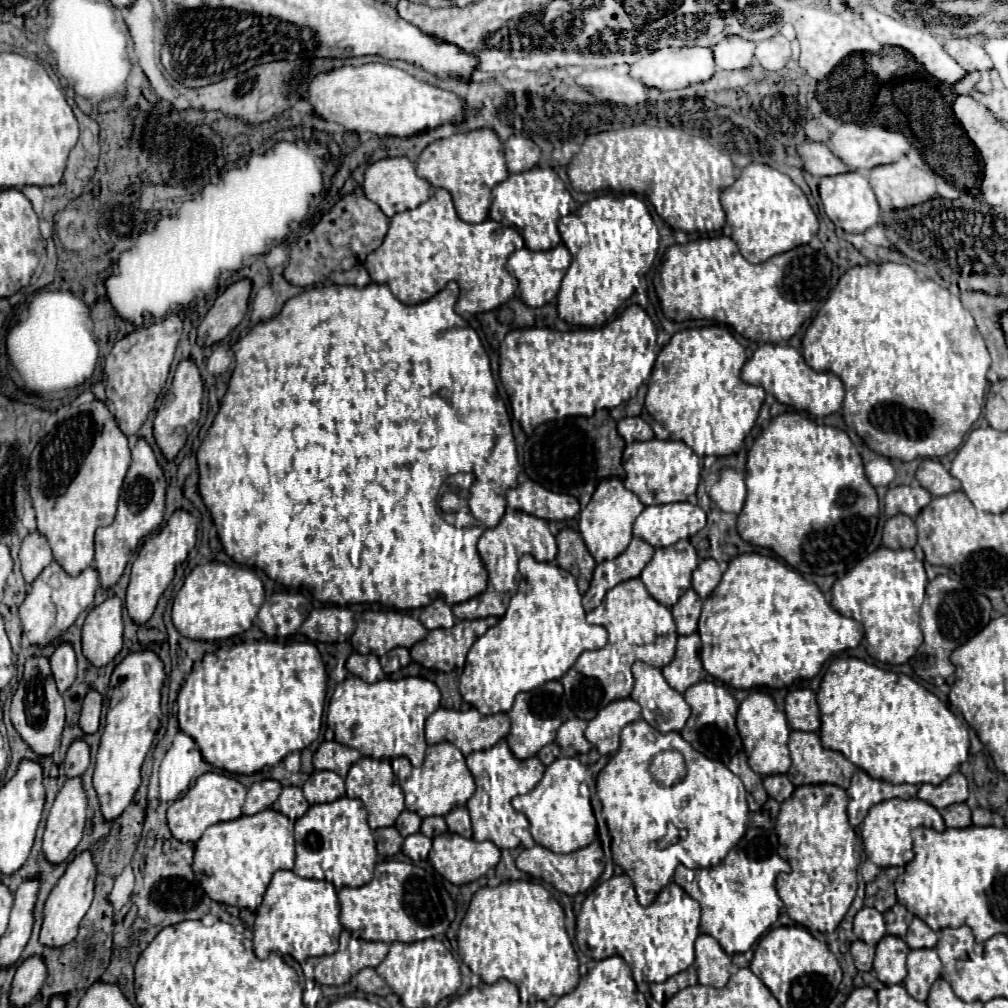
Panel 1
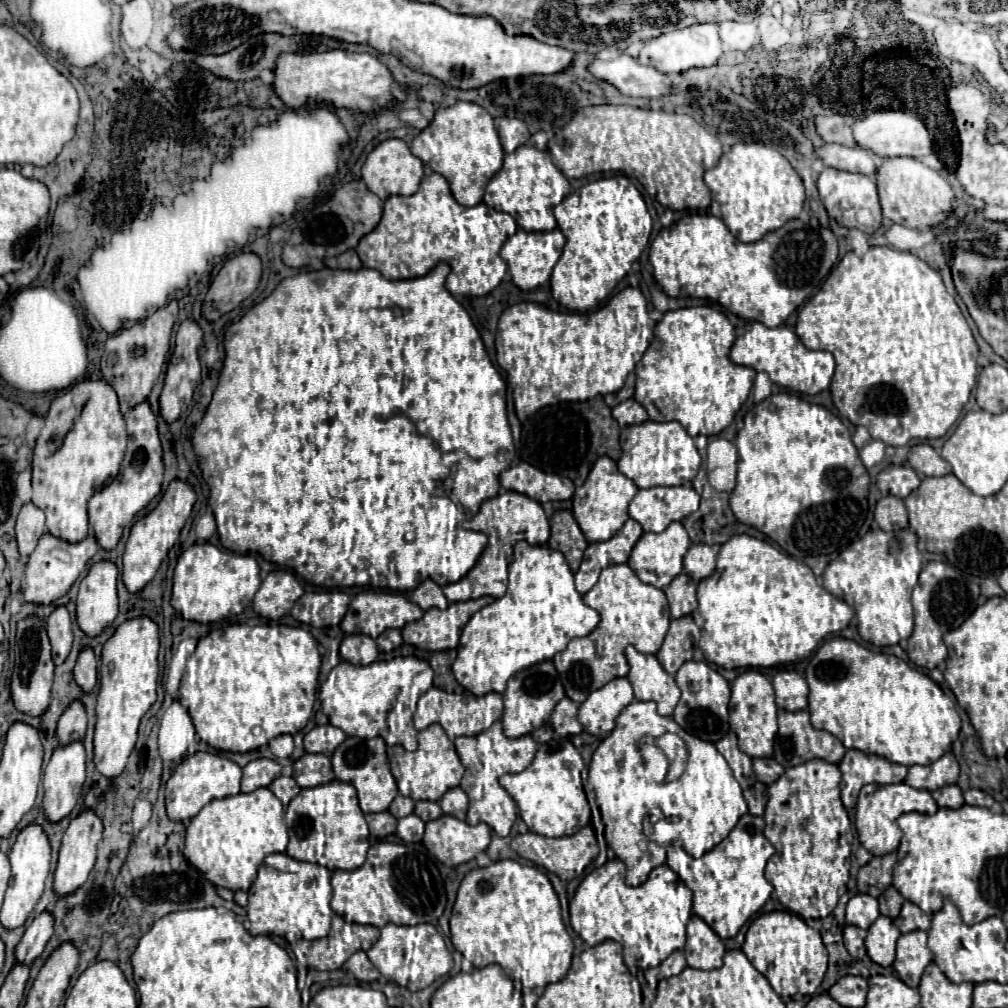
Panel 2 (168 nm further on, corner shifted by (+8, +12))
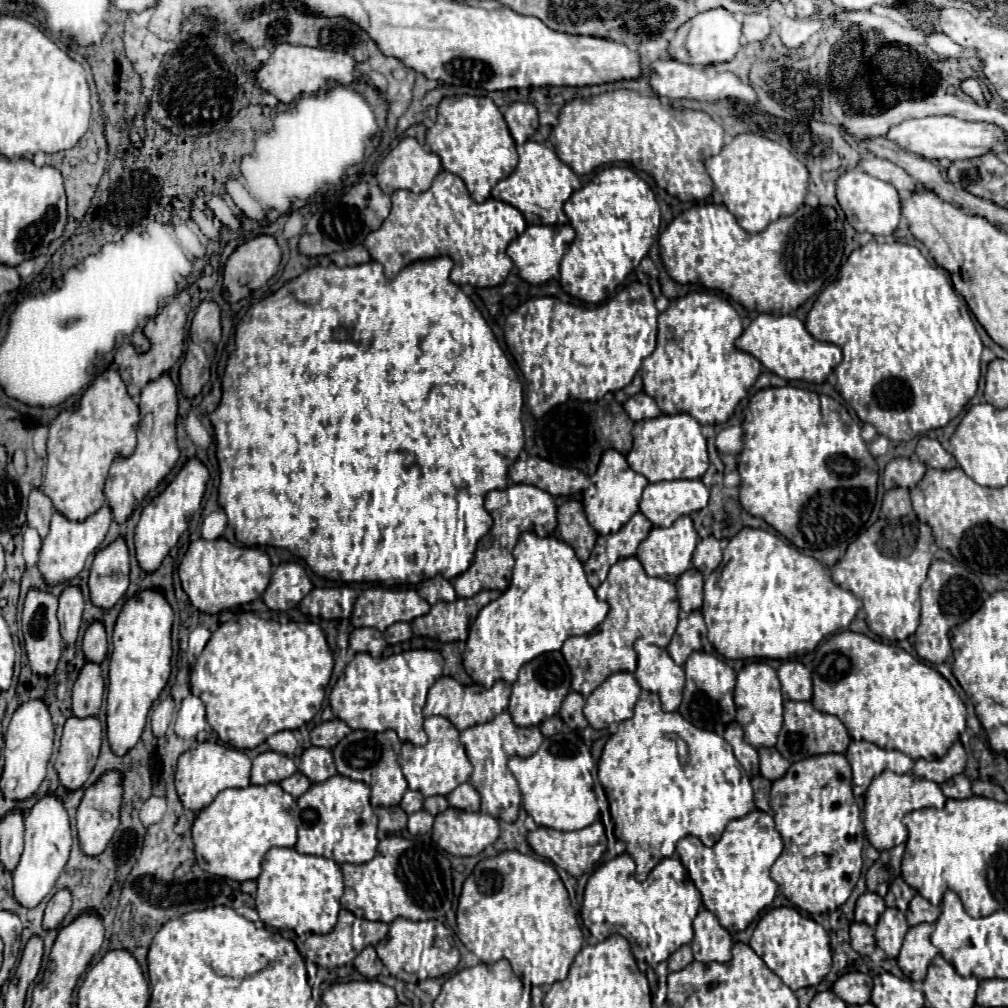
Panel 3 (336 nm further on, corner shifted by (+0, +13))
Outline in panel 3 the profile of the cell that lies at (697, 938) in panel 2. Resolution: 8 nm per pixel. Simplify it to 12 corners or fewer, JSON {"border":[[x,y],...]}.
{"border":[[702,908],[694,918],[698,962],[728,962],[732,938]]}

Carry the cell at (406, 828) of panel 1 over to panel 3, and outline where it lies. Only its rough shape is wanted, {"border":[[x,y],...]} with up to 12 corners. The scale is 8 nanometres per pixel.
{"border":[[408,790],[400,802],[406,814],[418,812],[424,796],[416,790]]}

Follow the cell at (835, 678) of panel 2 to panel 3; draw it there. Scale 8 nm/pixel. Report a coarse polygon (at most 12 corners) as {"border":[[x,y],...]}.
{"border":[[866,634],[820,644],[816,710],[854,740],[942,758],[966,706]]}

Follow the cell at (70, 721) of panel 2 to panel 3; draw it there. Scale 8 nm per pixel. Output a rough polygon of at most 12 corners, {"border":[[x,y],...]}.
{"border":[[86,662],[74,682],[72,712],[98,714],[104,696],[100,664]]}

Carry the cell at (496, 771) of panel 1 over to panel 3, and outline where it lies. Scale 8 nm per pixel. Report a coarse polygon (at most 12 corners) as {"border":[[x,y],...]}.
{"border":[[508,712],[460,732],[482,812],[514,822],[518,782],[508,758],[532,756],[536,726]]}

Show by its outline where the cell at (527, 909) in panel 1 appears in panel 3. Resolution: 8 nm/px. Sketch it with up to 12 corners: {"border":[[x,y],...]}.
{"border":[[500,852],[464,882],[460,942],[529,993],[584,942],[556,868]]}

